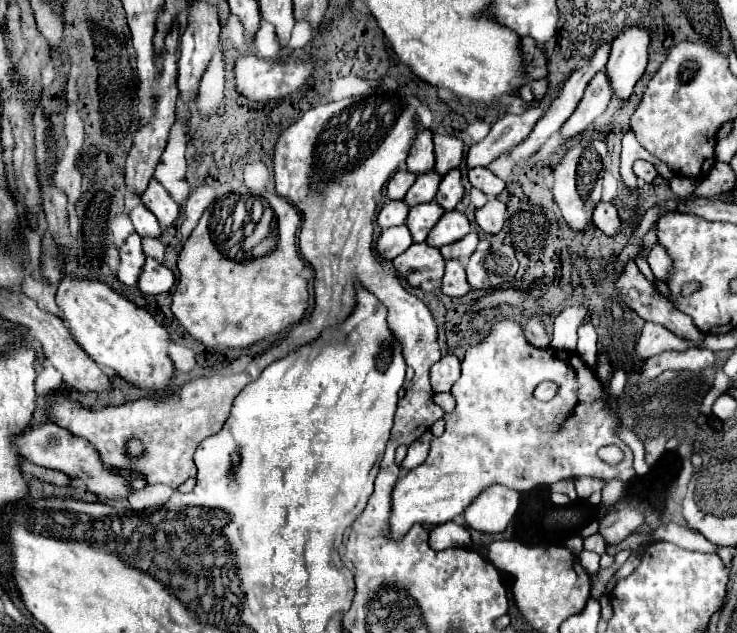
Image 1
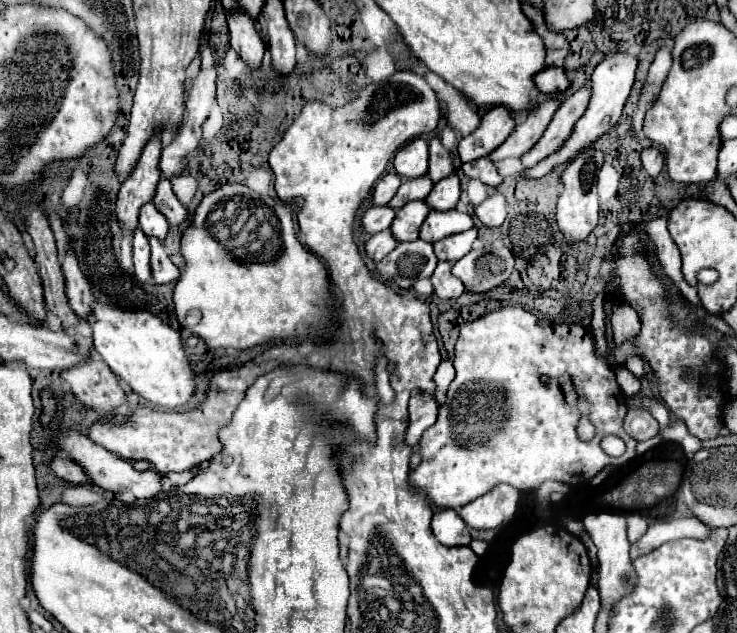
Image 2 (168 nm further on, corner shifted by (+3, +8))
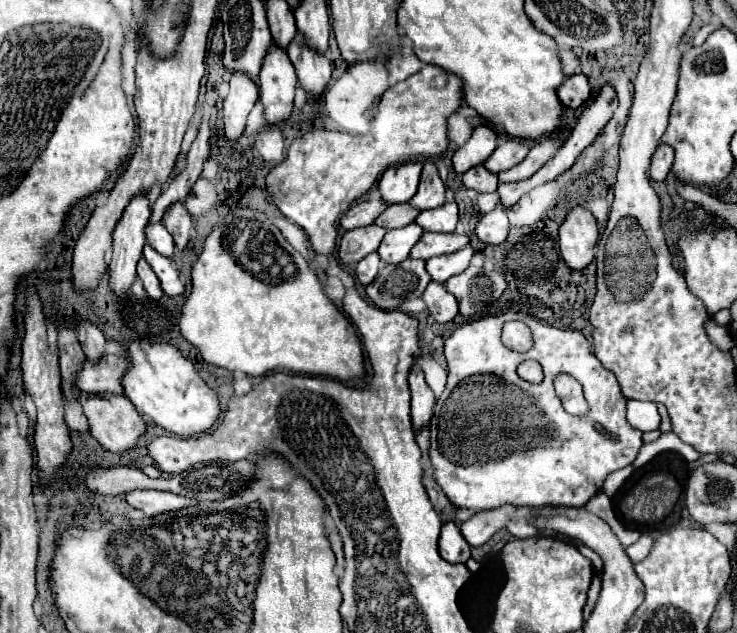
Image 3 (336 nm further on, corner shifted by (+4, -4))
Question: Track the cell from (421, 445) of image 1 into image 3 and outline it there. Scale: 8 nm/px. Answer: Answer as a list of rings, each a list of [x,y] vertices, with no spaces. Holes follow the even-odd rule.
[[[415,364],[411,368],[407,380],[409,380],[409,388],[411,388],[411,420],[413,420],[415,428],[421,428],[421,426],[429,424],[429,420],[433,416],[435,396],[433,396],[433,390],[427,386],[419,364]]]

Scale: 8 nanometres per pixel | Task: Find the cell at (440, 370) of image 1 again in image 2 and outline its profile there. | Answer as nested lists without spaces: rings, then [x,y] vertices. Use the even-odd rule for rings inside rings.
[[[442,360],[436,374],[434,374],[434,382],[438,386],[438,390],[435,392],[435,399],[439,406],[442,406],[446,401],[446,392],[450,382],[454,380],[454,366],[450,360]]]

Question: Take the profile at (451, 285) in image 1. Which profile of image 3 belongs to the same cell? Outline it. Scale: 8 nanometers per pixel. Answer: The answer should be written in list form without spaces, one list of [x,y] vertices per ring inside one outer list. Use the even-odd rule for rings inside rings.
[[[431,282],[431,284],[427,286],[427,290],[423,292],[421,298],[423,298],[423,302],[427,304],[429,314],[431,314],[431,316],[435,318],[435,322],[439,322],[439,324],[451,322],[451,320],[457,316],[457,312],[459,312],[455,296],[451,296],[451,294],[445,290],[445,286],[439,284],[439,282]]]

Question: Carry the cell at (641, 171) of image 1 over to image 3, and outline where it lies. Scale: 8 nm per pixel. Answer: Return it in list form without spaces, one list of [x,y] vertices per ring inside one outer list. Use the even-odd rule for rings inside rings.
[[[659,144],[657,152],[653,154],[653,160],[651,160],[651,168],[649,168],[649,176],[657,182],[663,182],[671,170],[671,164],[673,164],[673,148],[669,144]]]

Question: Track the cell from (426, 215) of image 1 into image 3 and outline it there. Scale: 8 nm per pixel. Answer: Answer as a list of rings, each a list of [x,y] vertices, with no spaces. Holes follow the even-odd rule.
[[[417,224],[389,230],[385,234],[381,246],[377,248],[377,254],[381,256],[381,260],[385,264],[401,264],[409,256],[411,248],[417,244],[421,234],[423,234],[423,230]]]

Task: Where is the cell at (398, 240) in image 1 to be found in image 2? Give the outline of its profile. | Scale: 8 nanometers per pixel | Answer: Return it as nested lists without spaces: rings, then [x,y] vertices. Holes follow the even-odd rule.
[[[386,228],[386,230],[370,236],[370,240],[366,242],[366,254],[368,254],[374,262],[380,262],[380,260],[382,260],[386,254],[390,254],[396,246],[398,246],[398,242],[394,240],[390,228]]]

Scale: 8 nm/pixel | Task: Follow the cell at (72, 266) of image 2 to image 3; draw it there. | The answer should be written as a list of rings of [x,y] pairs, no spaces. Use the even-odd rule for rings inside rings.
[[[79,320],[77,332],[79,332],[79,344],[81,344],[87,360],[97,362],[105,354],[105,344],[107,344],[105,336],[101,334],[101,330],[95,324],[91,324],[87,320]]]

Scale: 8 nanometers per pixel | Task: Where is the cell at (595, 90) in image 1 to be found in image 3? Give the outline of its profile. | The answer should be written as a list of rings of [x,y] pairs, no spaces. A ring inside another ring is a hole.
[[[549,138],[533,144],[529,154],[525,156],[525,160],[521,164],[499,174],[499,182],[519,182],[519,180],[531,178],[547,160],[551,160],[555,156],[557,148],[559,148],[559,142],[549,140]]]

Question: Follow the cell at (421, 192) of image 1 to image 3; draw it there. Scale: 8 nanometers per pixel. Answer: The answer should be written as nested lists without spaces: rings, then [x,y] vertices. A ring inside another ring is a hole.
[[[391,204],[377,216],[375,224],[387,230],[395,230],[395,228],[403,228],[411,224],[417,218],[417,214],[419,210],[411,208],[409,204]]]

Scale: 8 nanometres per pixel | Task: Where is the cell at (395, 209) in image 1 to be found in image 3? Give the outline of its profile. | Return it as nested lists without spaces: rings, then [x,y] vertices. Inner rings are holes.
[[[375,224],[345,232],[341,236],[341,242],[337,248],[339,262],[341,264],[355,264],[355,262],[363,260],[367,254],[371,254],[379,248],[385,232],[387,232],[385,228],[379,228]]]

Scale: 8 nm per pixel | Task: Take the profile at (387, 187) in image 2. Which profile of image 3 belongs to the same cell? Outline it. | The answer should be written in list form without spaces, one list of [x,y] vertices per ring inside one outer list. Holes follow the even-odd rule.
[[[367,200],[367,202],[359,202],[355,206],[351,206],[339,220],[339,226],[343,230],[355,230],[361,226],[369,226],[373,224],[373,220],[379,216],[379,212],[383,212],[387,204],[383,200]]]

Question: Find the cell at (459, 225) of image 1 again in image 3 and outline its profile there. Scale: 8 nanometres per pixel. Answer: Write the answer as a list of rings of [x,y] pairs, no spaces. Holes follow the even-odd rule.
[[[425,232],[425,234],[421,236],[421,240],[413,246],[413,252],[409,254],[409,258],[429,260],[429,258],[433,258],[433,256],[441,256],[441,254],[457,252],[457,250],[465,248],[467,244],[469,244],[469,238],[467,238],[467,236]]]

